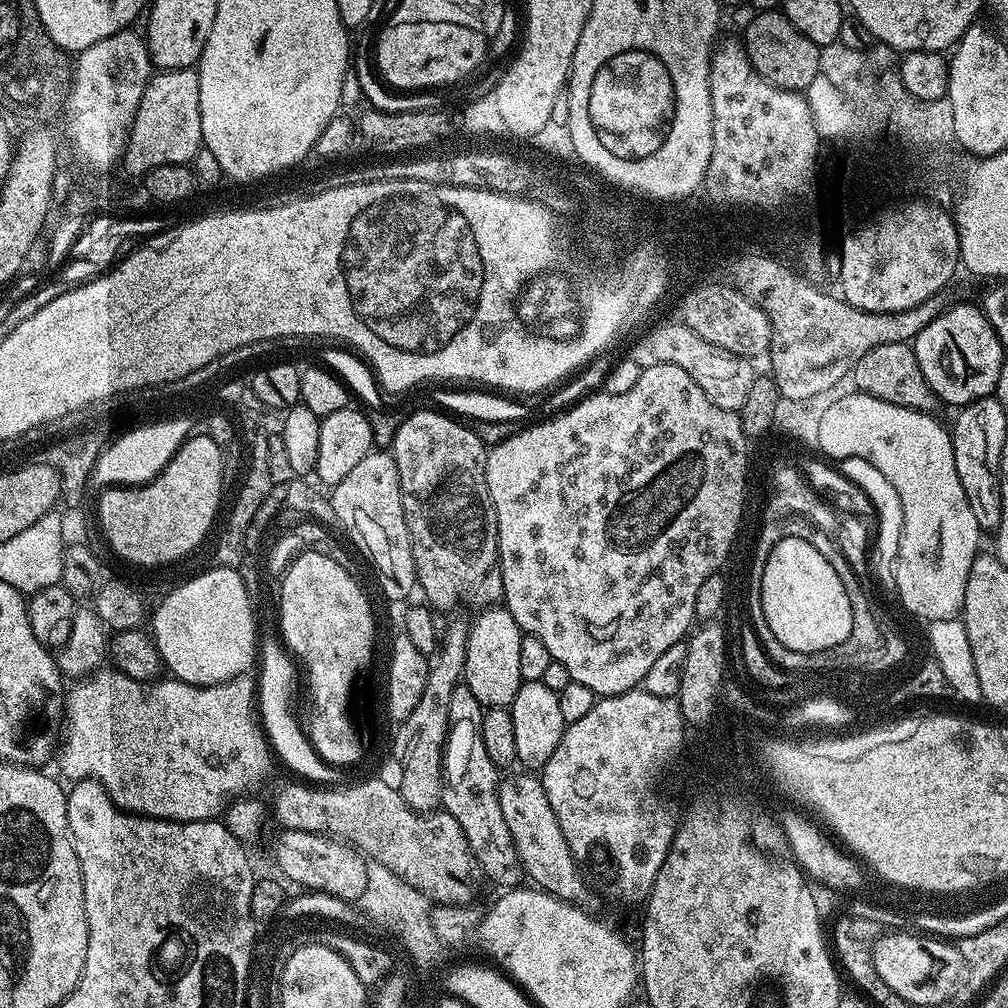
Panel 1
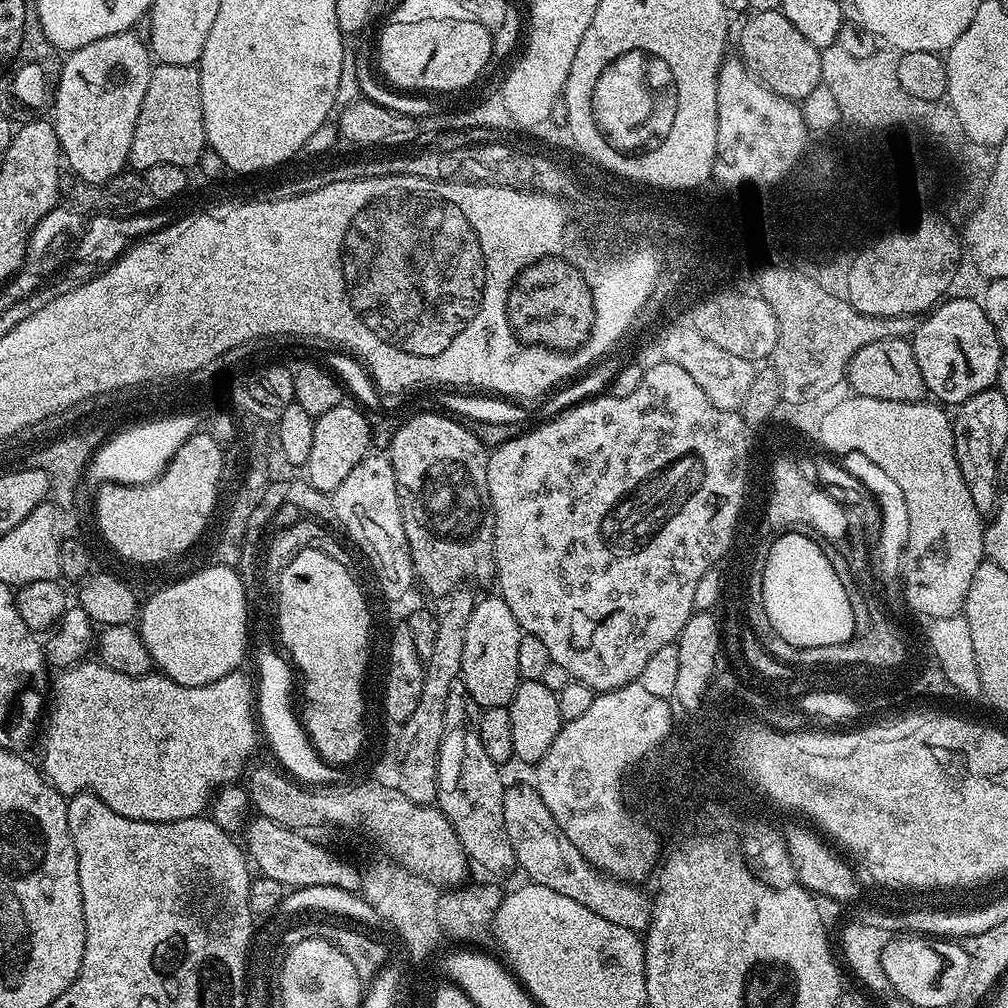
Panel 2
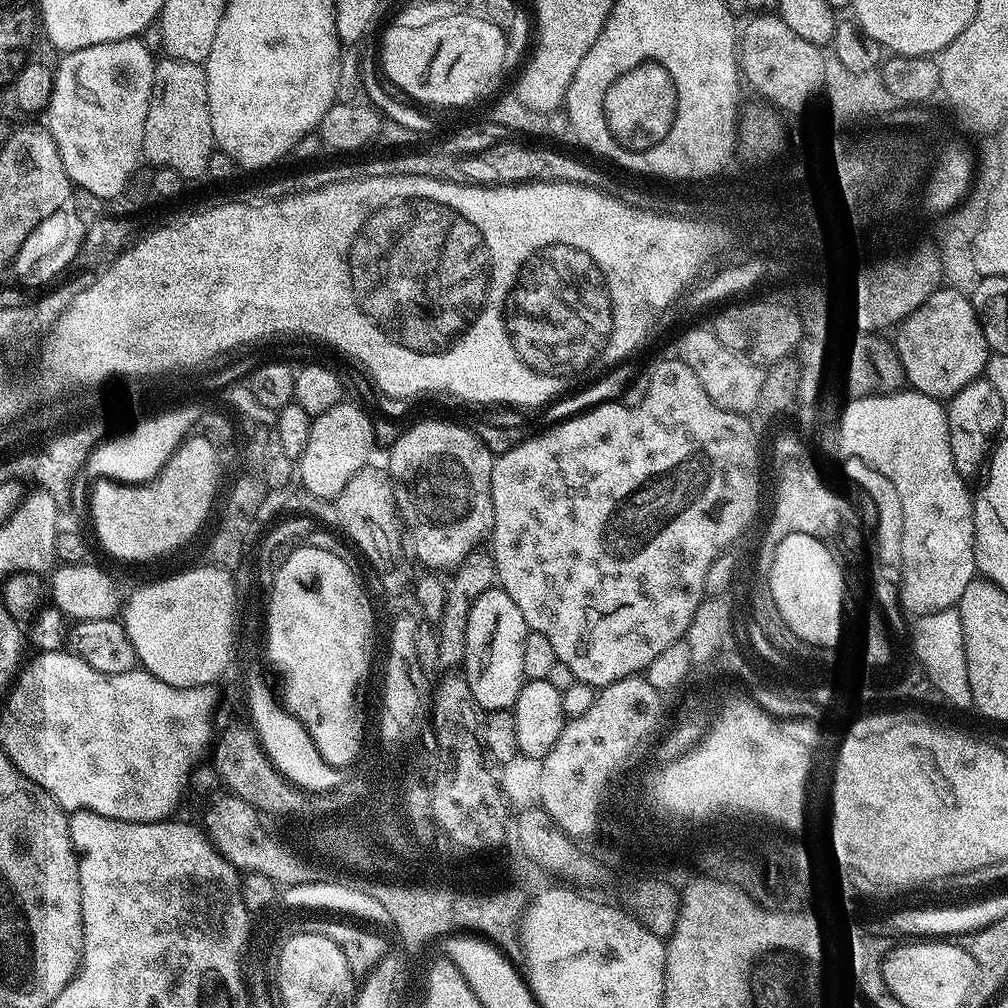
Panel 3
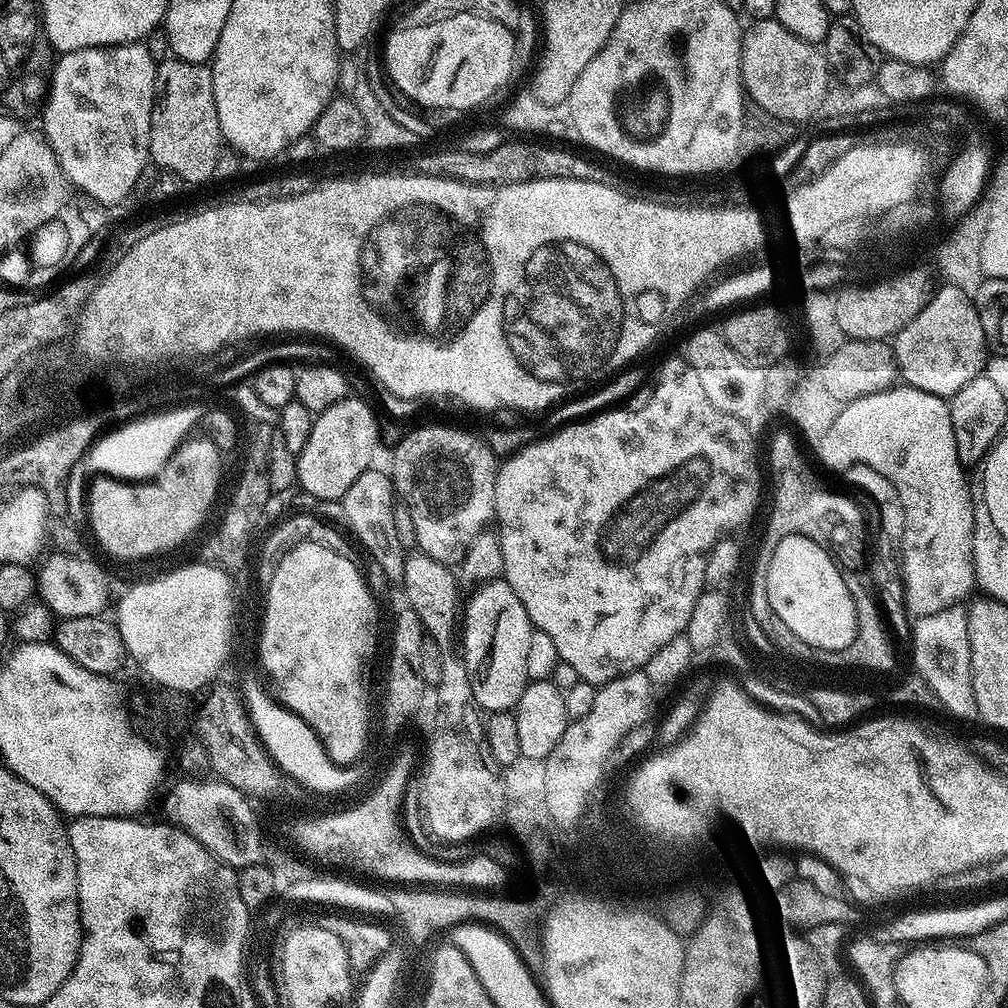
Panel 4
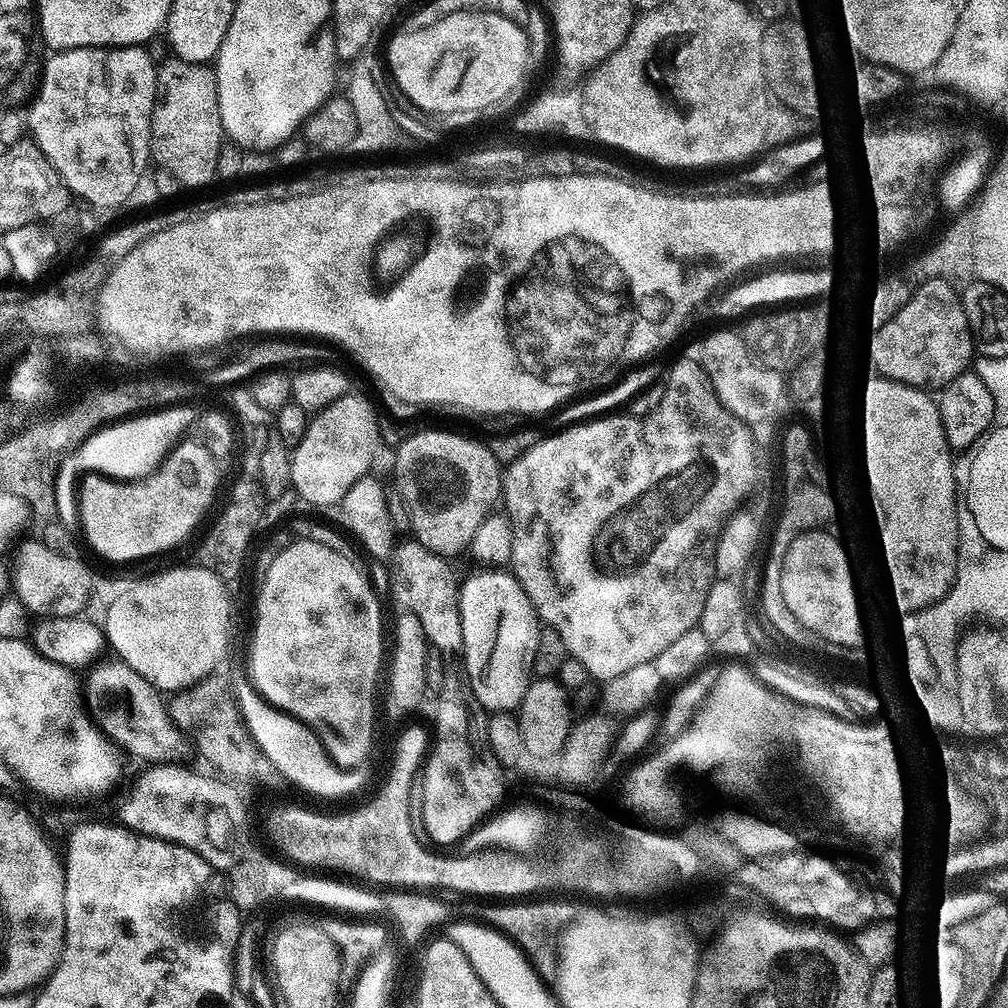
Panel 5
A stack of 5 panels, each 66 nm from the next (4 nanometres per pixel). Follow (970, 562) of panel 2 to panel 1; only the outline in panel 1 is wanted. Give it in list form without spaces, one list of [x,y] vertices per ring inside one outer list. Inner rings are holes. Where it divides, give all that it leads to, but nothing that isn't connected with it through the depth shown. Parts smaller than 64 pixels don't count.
[[[865,396],[838,397],[833,399],[833,404],[833,408],[831,411],[826,412],[823,424],[820,425],[820,440],[822,446],[833,455],[832,460],[841,456],[850,457],[851,454],[866,456],[866,462],[870,462],[870,464],[876,466],[895,489],[894,492],[868,493],[869,499],[874,506],[876,525],[878,524],[878,550],[880,552],[880,558],[877,566],[876,563],[874,566],[875,574],[877,572],[880,577],[888,578],[892,574],[891,570],[893,566],[898,604],[908,604],[907,608],[913,614],[917,614],[917,612],[938,612],[938,618],[940,618],[940,612],[952,612],[955,615],[961,615],[961,612],[956,609],[956,593],[966,590],[966,582],[970,578],[970,570],[972,569],[972,560],[981,551],[980,536],[982,536],[982,529],[978,526],[978,521],[975,520],[974,513],[970,510],[970,502],[966,502],[966,493],[962,490],[962,483],[959,482],[958,473],[954,466],[951,431],[949,431],[947,427],[944,429],[943,426],[935,420],[937,419],[935,415],[928,415],[908,407],[899,406],[899,408],[893,408],[889,404],[869,400],[869,398]]]

